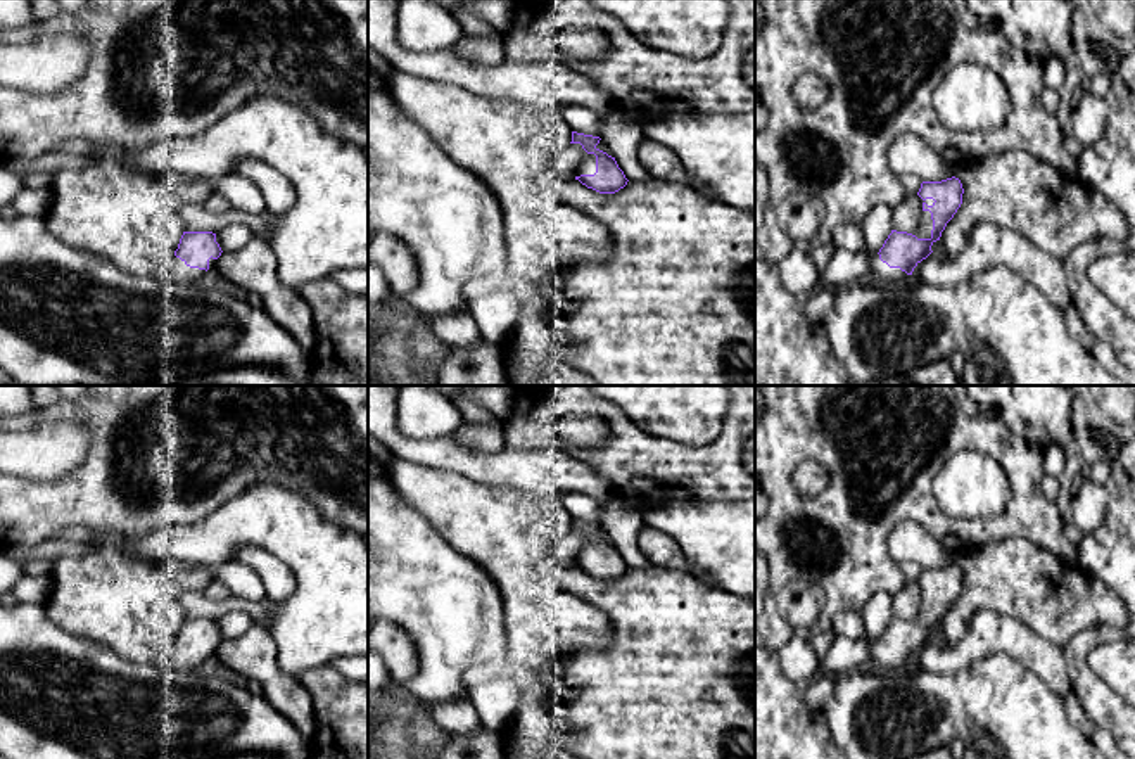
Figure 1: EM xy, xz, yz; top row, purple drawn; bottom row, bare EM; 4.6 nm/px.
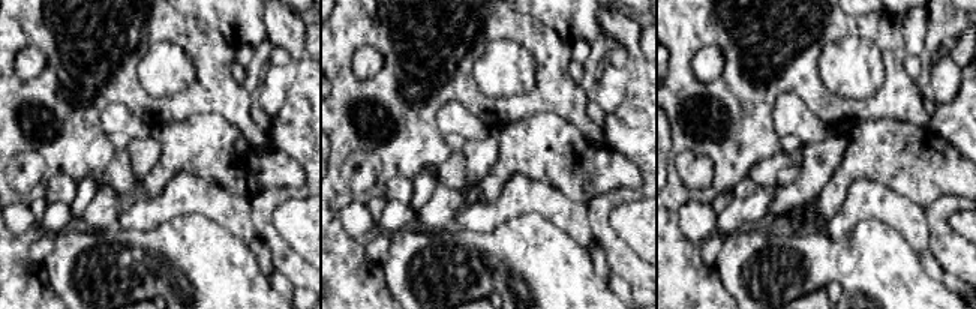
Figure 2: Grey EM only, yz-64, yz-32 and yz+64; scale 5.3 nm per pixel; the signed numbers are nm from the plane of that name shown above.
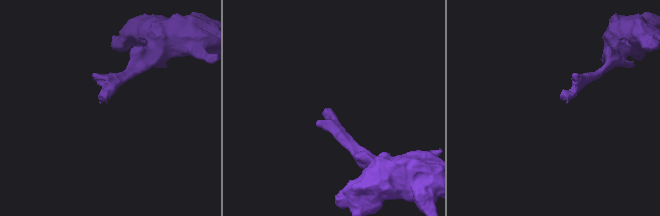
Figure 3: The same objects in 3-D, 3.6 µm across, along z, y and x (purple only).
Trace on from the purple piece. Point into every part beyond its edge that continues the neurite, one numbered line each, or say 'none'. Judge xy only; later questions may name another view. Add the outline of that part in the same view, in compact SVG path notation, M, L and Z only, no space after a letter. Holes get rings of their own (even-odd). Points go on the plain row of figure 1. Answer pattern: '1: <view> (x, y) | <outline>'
1: xy (171, 657) | M174 641L161 650L157 659L131 660L136 667L136 679L155 681L166 669L187 669L190 673L209 669L214 662L216 647L209 647L209 657L190 655Z

